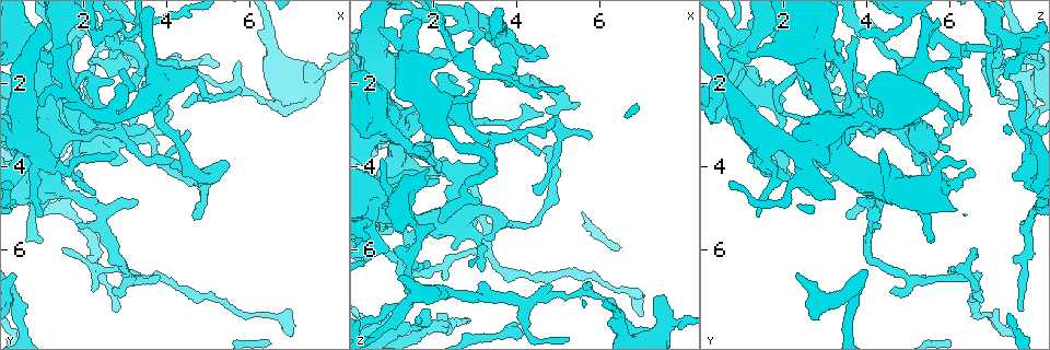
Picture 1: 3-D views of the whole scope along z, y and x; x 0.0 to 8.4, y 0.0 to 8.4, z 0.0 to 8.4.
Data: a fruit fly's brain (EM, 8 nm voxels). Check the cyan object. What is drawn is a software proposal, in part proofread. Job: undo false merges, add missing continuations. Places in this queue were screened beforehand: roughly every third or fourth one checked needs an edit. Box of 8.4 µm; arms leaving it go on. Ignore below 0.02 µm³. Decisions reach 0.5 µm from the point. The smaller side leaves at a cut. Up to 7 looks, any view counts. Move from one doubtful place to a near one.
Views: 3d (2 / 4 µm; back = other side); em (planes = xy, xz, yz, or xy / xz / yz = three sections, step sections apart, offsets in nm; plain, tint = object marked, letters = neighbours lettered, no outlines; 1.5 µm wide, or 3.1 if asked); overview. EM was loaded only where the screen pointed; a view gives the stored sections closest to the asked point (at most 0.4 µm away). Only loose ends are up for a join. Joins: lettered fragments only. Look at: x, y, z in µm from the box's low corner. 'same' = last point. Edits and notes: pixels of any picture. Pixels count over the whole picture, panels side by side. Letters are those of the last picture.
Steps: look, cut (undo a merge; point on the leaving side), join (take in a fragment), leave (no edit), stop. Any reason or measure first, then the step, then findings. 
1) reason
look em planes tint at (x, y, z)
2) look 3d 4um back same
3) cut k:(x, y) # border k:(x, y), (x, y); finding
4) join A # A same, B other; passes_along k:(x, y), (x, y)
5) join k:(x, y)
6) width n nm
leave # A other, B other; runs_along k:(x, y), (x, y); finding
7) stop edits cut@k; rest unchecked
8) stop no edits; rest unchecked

tapers out
look em planes letters at (2.90, 7.40, 7.70)

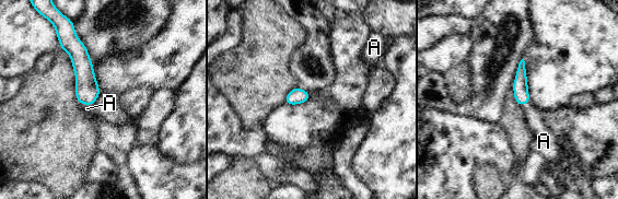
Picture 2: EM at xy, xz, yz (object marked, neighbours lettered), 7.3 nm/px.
width 110 nm
join A # A same; passes_along 2:(86, 89), (86, 104), (86, 108); the cell continues

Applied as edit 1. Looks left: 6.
tapers out
look em xy step 8 letters at (3.15, 2.80, 6.55)

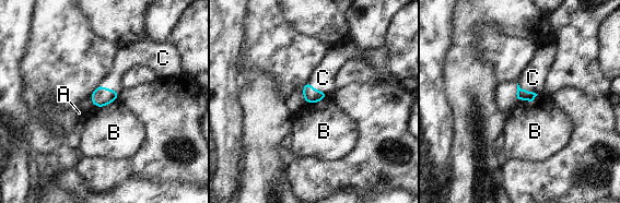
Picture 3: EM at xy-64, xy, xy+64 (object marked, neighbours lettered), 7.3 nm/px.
width 80 nm
join C # A other, B other, C same; passes_along 3:(311, 95), (316, 90), (323, 78); it goes on there

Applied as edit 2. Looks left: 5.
stop edits join@2, join@3; rest unchecked

